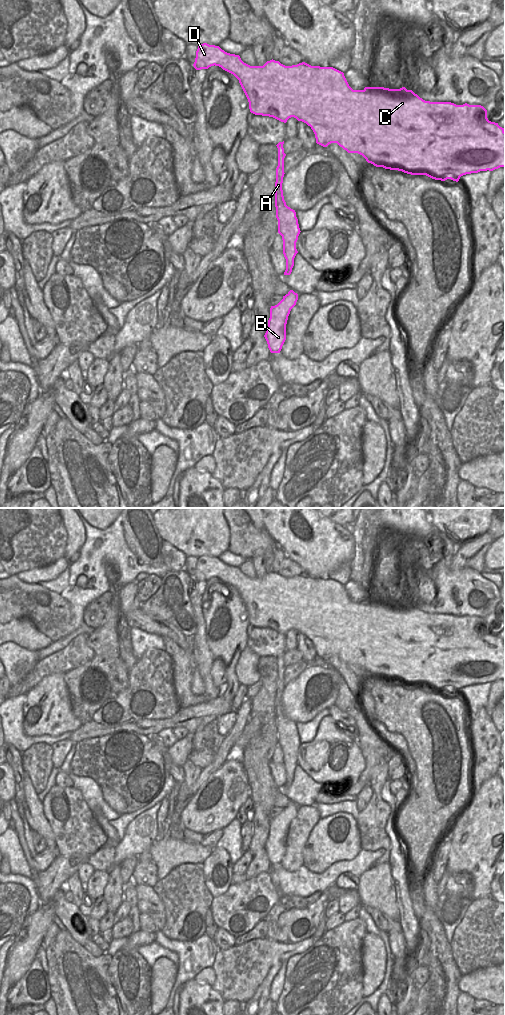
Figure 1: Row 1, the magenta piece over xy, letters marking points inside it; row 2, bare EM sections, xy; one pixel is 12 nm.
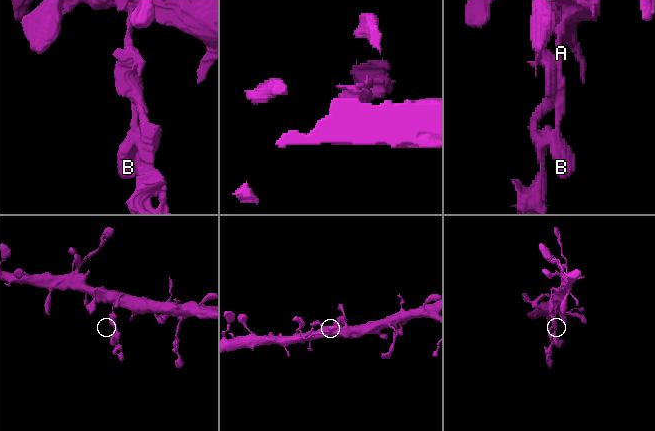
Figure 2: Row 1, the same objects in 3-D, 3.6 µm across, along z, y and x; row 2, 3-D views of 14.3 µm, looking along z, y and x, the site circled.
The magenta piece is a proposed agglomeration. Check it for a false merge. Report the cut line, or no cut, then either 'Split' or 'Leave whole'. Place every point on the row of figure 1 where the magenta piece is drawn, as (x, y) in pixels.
No split. Leave whole

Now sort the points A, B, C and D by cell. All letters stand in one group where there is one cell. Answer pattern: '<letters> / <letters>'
A B C D

